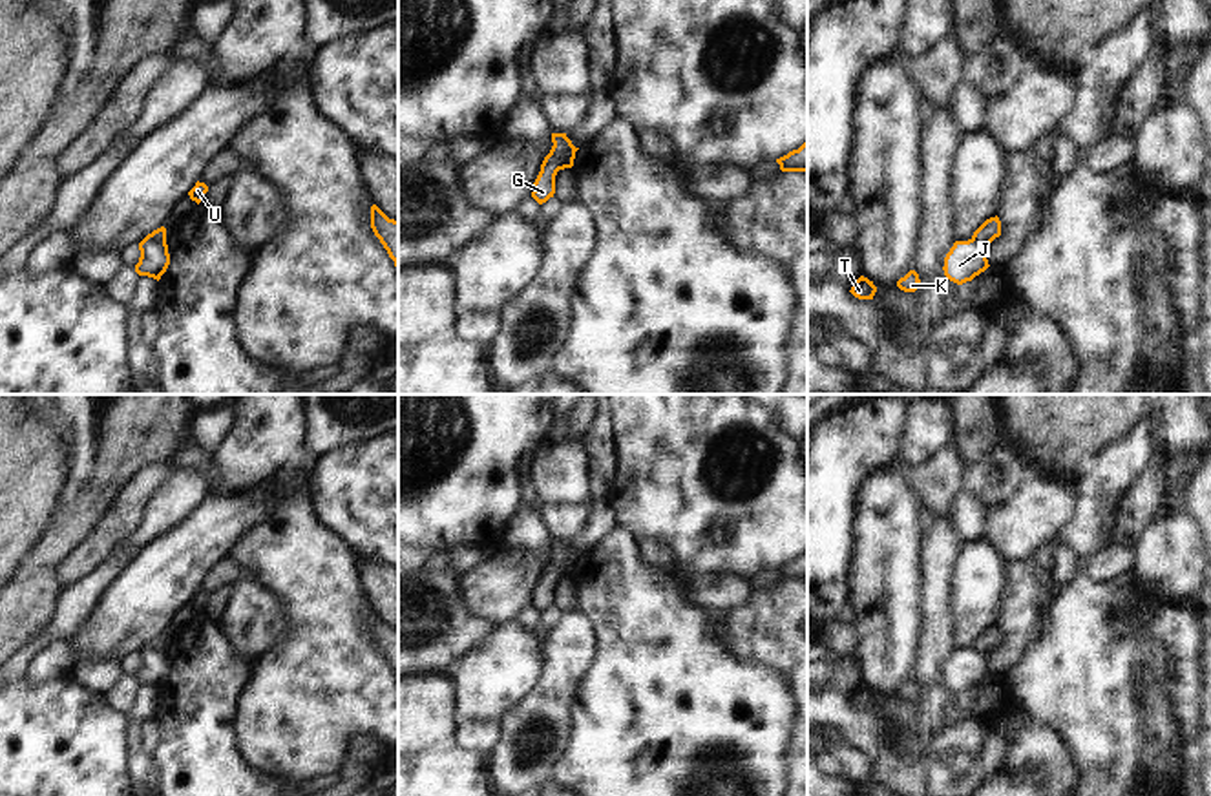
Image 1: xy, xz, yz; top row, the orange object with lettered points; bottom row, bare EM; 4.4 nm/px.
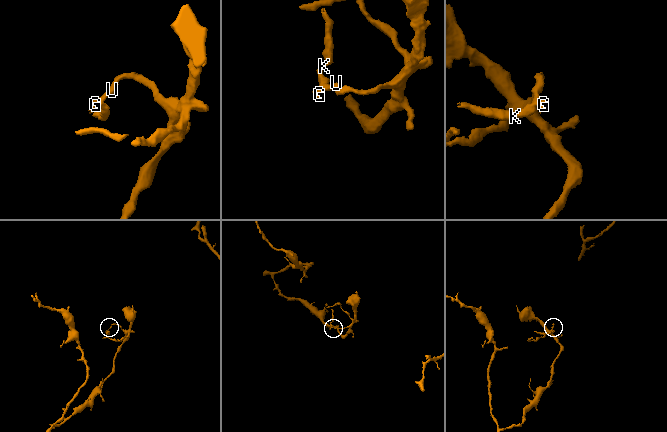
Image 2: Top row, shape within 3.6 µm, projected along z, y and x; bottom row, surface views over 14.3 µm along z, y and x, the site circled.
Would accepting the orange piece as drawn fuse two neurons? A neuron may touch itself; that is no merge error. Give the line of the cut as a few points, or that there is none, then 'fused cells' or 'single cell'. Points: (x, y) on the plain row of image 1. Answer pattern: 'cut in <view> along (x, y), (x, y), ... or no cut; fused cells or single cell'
cut in xz along (574, 561), (550, 563); fused cells

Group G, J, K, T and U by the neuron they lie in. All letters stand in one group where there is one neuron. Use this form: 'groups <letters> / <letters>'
groups G U / J K T

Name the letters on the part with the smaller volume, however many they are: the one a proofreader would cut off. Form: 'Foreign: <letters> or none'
Foreign: J, K, T

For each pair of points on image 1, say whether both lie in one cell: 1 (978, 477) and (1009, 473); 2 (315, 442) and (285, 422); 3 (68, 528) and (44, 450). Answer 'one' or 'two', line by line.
1: one
2: two
3: two

